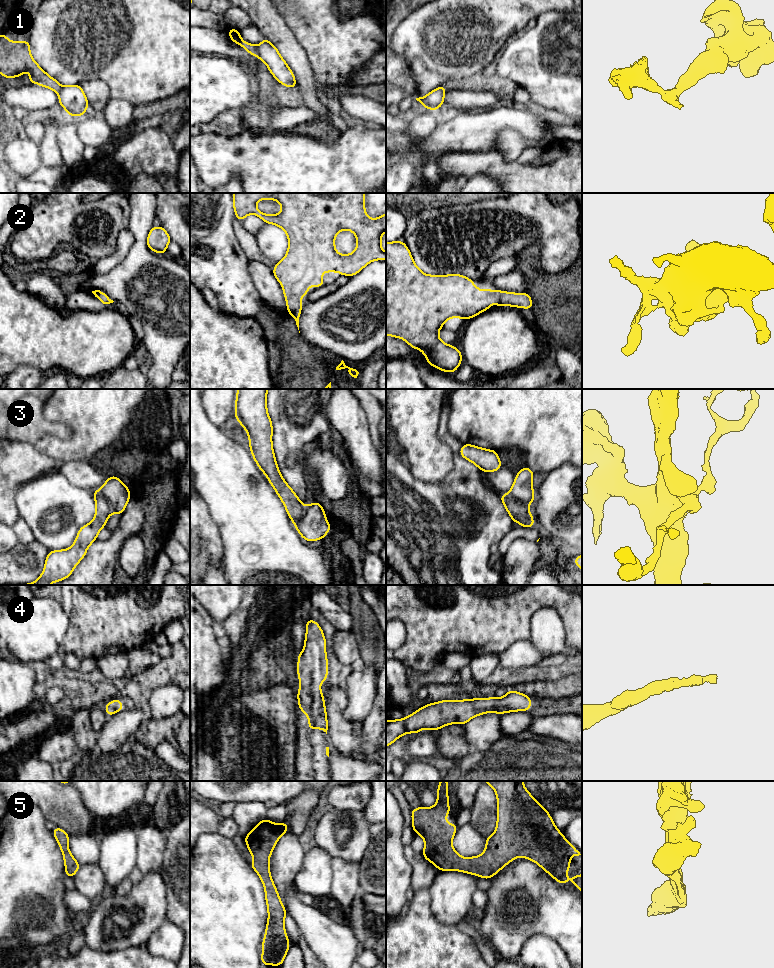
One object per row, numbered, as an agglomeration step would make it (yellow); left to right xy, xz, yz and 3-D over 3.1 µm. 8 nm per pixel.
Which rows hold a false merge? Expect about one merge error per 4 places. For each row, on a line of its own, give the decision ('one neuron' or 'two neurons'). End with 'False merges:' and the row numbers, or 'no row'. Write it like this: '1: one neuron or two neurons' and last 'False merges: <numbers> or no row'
1: two neurons
2: one neuron
3: two neurons
4: one neuron
5: one neuron
False merges: 1, 3

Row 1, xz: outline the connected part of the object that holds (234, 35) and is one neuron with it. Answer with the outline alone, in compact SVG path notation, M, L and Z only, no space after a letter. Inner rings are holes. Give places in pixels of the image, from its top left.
M227 28L229 30L229 38L236 44L243 47L248 53L250 53L253 56L257 56L257 51L254 45L252 45L249 42L244 42L241 38L240 31L230 28Z

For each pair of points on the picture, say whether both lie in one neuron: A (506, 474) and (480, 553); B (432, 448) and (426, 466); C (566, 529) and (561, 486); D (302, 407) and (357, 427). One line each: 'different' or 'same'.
A: different
B: same
C: same
D: different

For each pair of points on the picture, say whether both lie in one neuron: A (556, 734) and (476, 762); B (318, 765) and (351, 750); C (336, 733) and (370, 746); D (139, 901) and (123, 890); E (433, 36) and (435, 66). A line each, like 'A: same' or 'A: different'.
A: different
B: different
C: different
D: different
E: same

